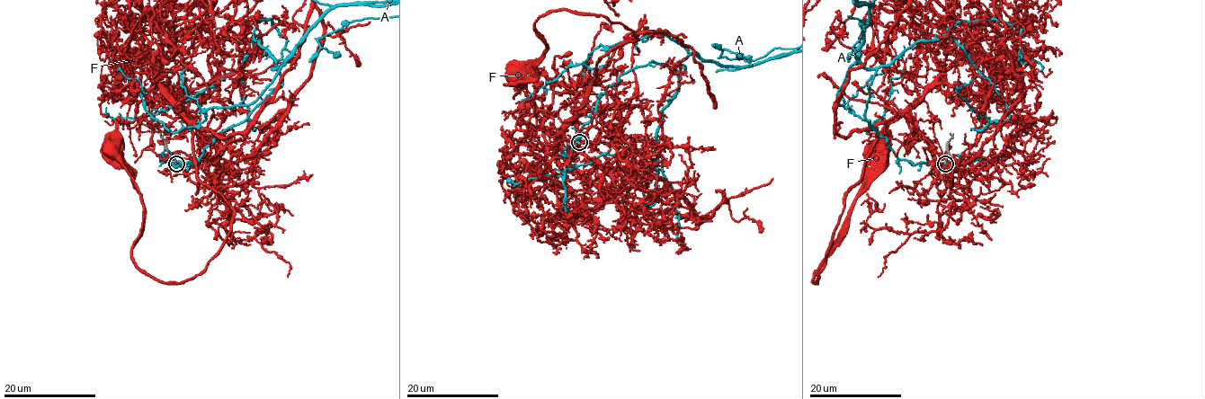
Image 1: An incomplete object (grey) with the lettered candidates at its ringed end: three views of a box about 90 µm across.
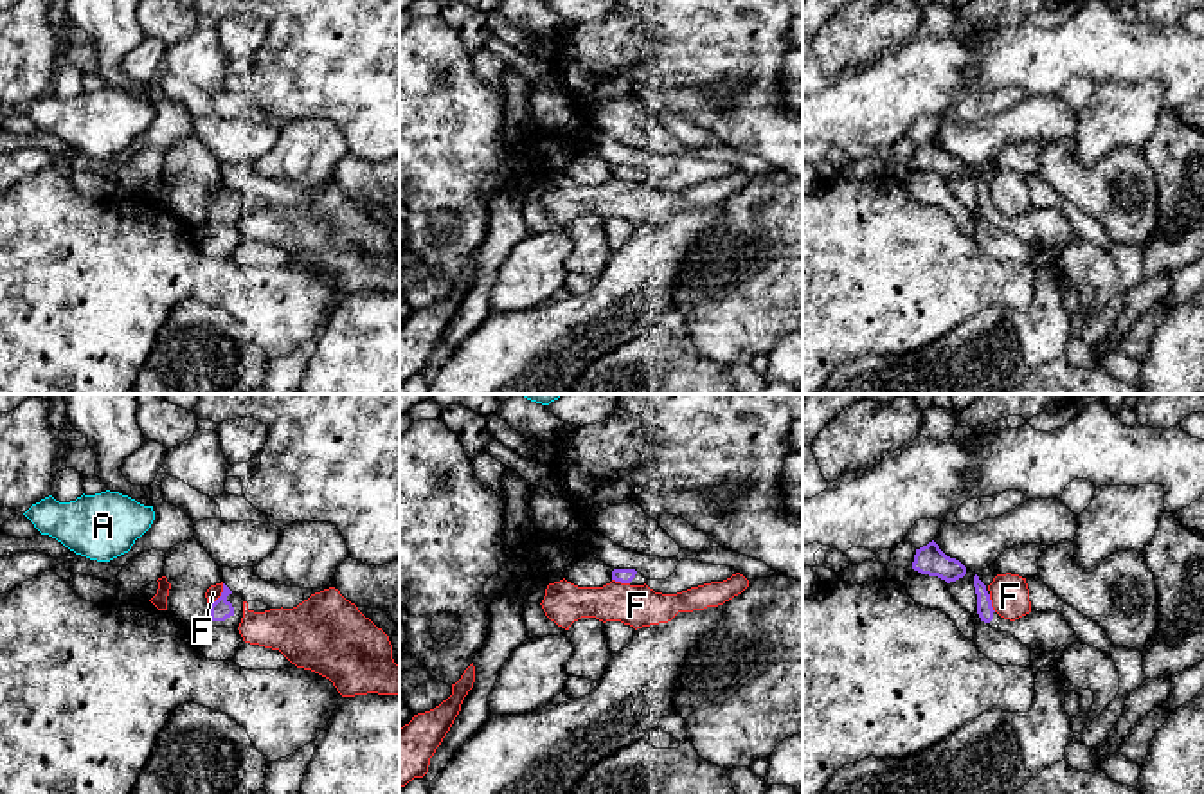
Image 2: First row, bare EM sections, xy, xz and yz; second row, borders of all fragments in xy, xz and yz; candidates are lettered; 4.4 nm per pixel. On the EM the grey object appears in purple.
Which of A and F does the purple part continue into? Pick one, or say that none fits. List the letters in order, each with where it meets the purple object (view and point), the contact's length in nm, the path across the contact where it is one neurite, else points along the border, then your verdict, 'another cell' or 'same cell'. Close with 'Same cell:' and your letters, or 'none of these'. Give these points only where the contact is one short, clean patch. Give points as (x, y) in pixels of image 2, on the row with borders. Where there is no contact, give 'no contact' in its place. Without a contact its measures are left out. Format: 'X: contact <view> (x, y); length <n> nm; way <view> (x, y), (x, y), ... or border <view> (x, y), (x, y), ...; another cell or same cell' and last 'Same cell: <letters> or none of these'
A: no contact; another cell
F: contact xy (220, 596); length 130 nm; border xy (224, 584), (222, 595), (209, 607); another cell
Same cell: none of these

